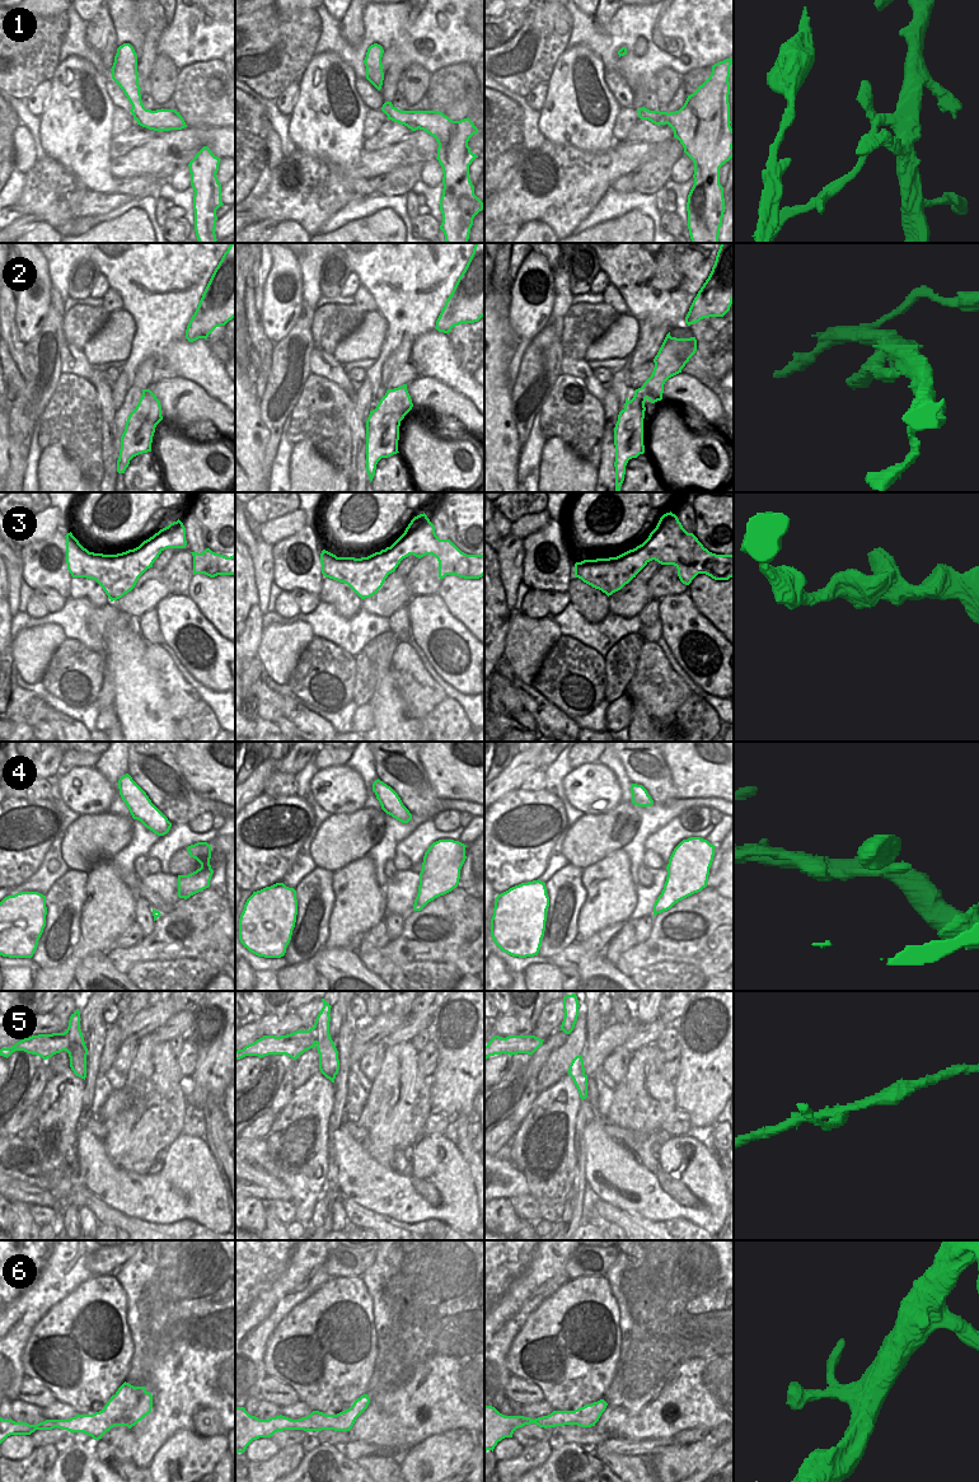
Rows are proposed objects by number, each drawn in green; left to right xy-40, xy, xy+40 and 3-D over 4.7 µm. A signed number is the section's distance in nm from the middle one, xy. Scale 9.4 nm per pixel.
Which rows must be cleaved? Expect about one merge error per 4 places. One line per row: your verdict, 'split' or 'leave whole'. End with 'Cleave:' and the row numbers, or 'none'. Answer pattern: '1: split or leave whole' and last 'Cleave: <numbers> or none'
1: split
2: leave whole
3: leave whole
4: leave whole
5: split
6: leave whole
Cleave: 1, 5

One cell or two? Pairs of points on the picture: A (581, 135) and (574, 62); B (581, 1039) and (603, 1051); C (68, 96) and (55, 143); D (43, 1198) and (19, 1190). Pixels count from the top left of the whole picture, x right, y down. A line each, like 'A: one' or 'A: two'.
A: one
B: two
C: one
D: one

